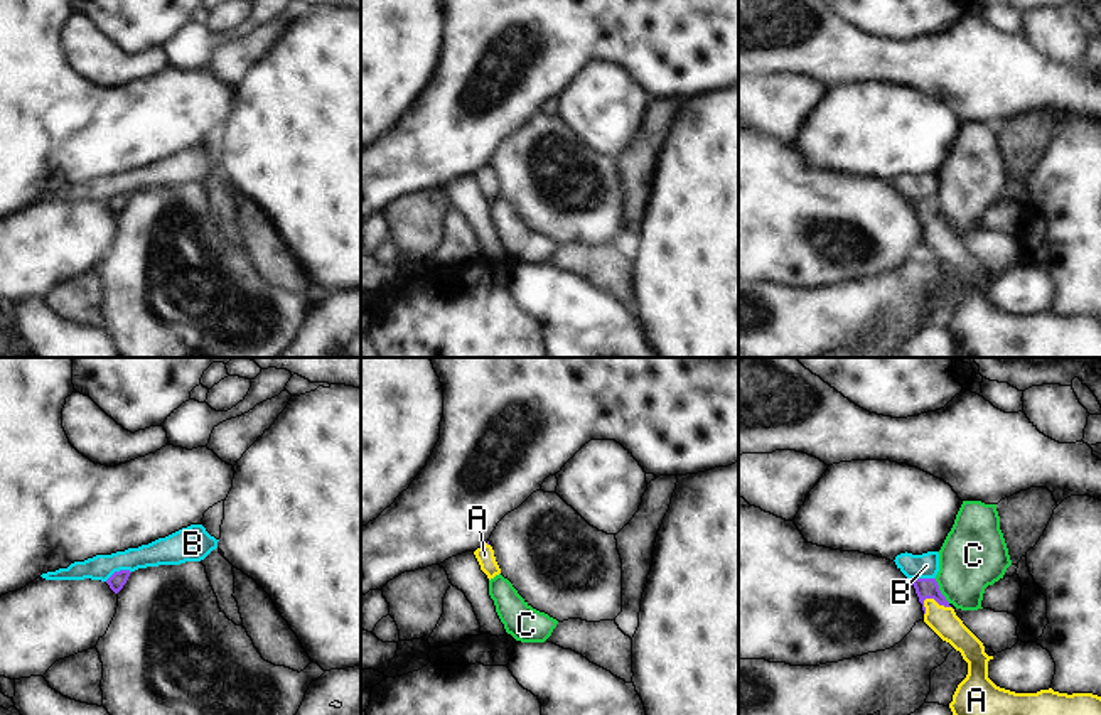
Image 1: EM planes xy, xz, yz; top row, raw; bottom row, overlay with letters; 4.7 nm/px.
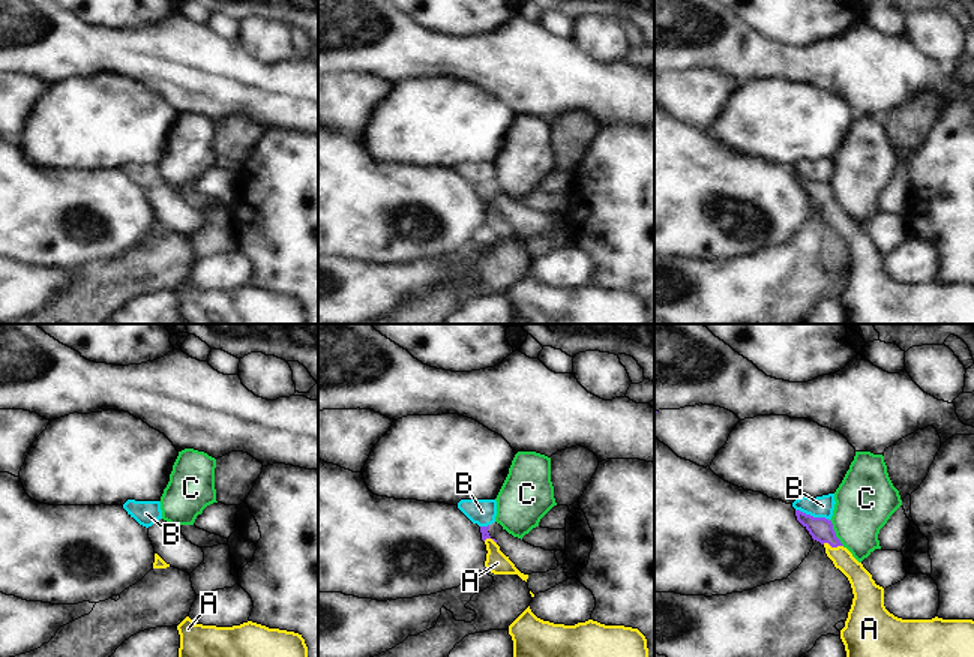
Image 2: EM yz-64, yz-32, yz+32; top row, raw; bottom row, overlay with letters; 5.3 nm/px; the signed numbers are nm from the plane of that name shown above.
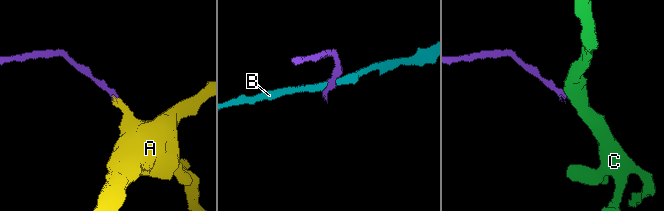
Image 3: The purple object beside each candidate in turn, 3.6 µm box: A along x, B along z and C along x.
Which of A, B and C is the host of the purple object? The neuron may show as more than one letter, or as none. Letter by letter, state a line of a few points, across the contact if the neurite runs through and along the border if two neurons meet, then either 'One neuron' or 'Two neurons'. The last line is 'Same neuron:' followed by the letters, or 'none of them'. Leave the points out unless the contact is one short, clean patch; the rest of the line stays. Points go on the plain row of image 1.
A: Line: yz (924, 209), (936, 223), (936, 233), (943, 243). One neuron
B: Line: yz (909, 199), (934, 201). Two neurons
C: Line: yz (934, 201), (939, 215), (950, 225). Two neurons
Same neuron: A

